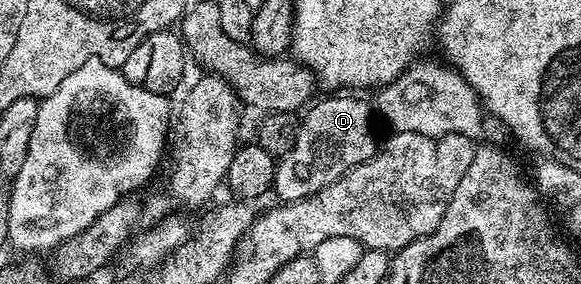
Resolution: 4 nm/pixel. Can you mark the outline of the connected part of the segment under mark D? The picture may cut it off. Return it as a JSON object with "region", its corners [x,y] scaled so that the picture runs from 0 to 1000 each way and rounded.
{"region":[[[602,331],[609,338],[568,338],[563,352],[552,352],[552,345],[542,349],[539,363],[525,384],[523,405],[518,412],[516,433],[513,440],[513,468],[509,472],[509,514],[503,514],[503,528],[496,528],[496,542],[489,542],[472,585],[472,627],[468,637],[468,676],[470,687],[478,687],[477,697],[485,711],[497,711],[501,704],[522,704],[530,697],[537,683],[544,683],[551,669],[558,669],[558,655],[565,655],[571,641],[578,641],[596,609],[599,599],[606,599],[613,585],[620,585],[620,570],[627,570],[633,556],[640,556],[647,532],[647,493],[644,507],[644,437],[637,426],[637,394],[640,408],[640,366],[630,352],[621,352],[621,335]]]}

